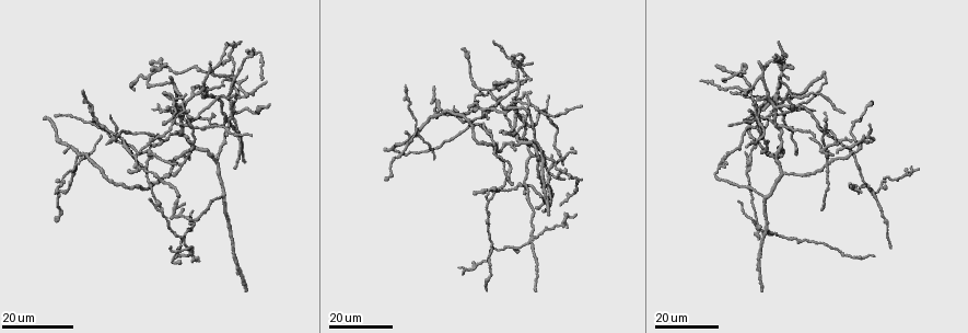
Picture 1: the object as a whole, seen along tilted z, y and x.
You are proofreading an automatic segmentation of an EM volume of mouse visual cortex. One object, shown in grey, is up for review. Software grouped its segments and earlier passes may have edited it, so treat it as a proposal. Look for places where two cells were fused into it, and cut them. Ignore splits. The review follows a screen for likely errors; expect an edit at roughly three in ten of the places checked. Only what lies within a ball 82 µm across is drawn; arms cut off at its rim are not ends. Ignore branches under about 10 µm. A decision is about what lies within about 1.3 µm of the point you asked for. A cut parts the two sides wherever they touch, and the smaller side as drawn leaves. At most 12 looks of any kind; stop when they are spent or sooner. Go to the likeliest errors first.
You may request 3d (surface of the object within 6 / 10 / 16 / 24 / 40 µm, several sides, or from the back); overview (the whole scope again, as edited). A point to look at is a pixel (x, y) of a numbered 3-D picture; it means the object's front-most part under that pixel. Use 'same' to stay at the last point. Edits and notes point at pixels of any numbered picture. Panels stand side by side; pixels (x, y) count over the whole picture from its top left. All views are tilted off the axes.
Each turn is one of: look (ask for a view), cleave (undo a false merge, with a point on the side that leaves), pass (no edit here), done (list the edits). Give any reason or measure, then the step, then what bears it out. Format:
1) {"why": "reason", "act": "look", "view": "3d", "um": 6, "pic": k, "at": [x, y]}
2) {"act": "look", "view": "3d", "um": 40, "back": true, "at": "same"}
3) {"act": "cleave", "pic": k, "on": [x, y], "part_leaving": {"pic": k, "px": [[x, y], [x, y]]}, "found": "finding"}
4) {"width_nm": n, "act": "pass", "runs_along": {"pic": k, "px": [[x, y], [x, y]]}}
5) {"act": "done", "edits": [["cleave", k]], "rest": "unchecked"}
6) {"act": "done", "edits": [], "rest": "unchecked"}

{"why": "looks like a crossing", "act": "look", "view": "3d", "um": 16, "pic": 1, "at": [196, 128]}

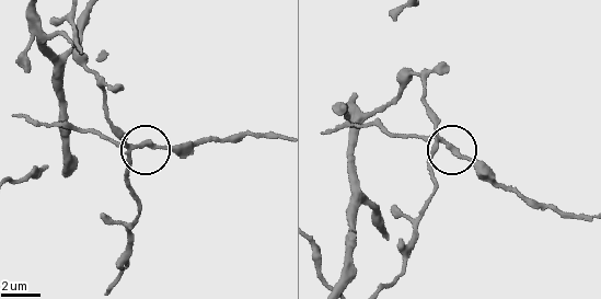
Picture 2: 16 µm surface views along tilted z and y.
{"act": "look", "view": "3d", "um": 6, "pic": 2, "at": [136, 145]}

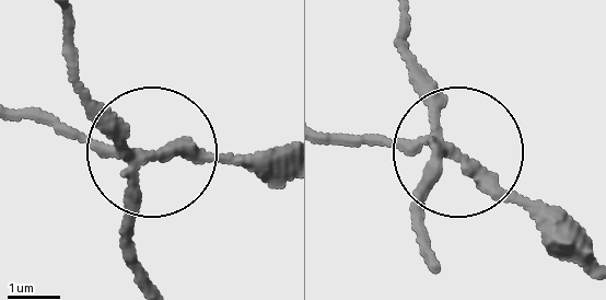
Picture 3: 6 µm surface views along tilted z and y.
{"side_arm_um": 21, "act": "cleave", "pic": 3, "on": [62, 128], "part_leaving": {"pic": 3, "px": [[132, 153], [237, 161], [280, 150]]}, "found": "two cells meet here"}

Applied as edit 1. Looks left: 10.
{"why": "four or more arms meet", "act": "look", "view": "3d", "um": 16, "pic": 1, "at": [147, 149]}

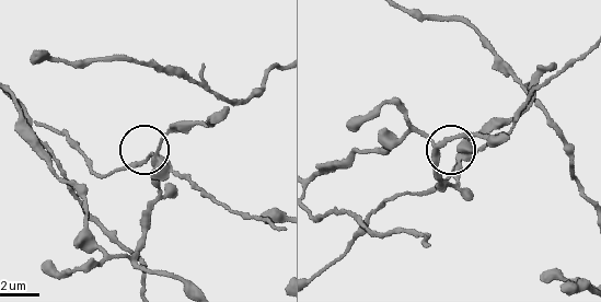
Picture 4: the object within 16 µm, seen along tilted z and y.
{"why": "zoom in", "act": "look", "view": "3d", "um": 6, "pic": 4, "at": [153, 158]}

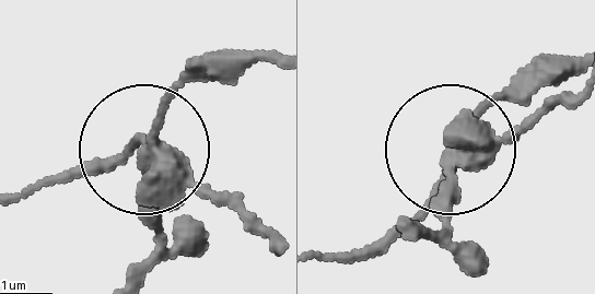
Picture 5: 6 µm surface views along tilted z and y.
{"why": "other side", "act": "look", "view": "3d", "um": 6, "back": true, "pic": 5, "at": [147, 152]}

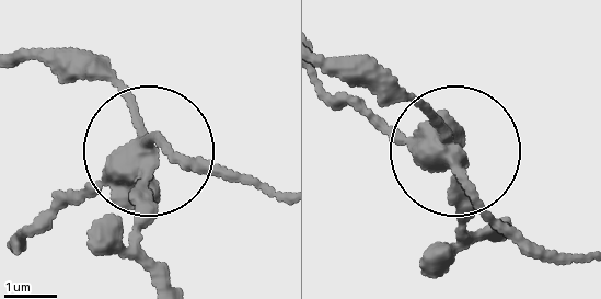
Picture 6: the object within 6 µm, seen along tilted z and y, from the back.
{"act": "cleave", "pic": 6, "on": [70, 190], "part_leaving": {"pic": 6, "px": [[127, 162], [154, 144], [280, 191]]}, "found": "a second cell is stuck on"}

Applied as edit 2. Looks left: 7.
{"why": "three arms meet", "act": "look", "view": "3d", "um": 24, "pic": 1, "at": [461, 120]}

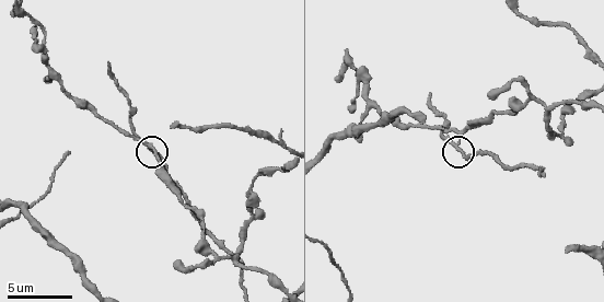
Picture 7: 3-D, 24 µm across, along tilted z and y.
{"act": "look", "view": "3d", "um": 10, "pic": 7, "at": [457, 148]}

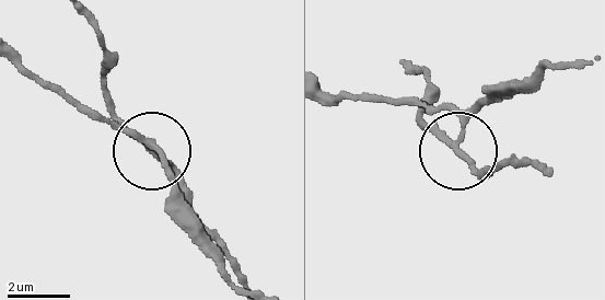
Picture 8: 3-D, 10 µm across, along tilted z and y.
{"arms": 3, "act": "cleave", "pic": 8, "on": [112, 106], "found": "two cells meet here"}

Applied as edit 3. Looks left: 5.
{"why": "three arms meet", "act": "look", "view": "3d", "um": 16, "pic": 1, "at": [826, 162]}

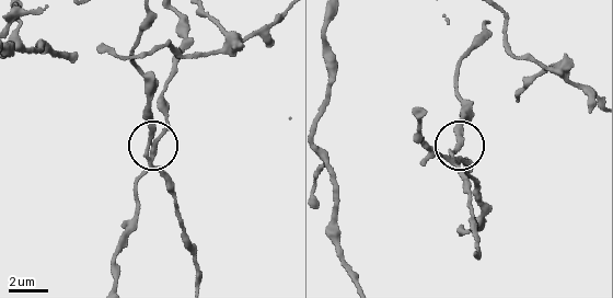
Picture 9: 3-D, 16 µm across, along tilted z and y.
{"act": "look", "view": "3d", "um": 6, "pic": 9, "at": [156, 142]}

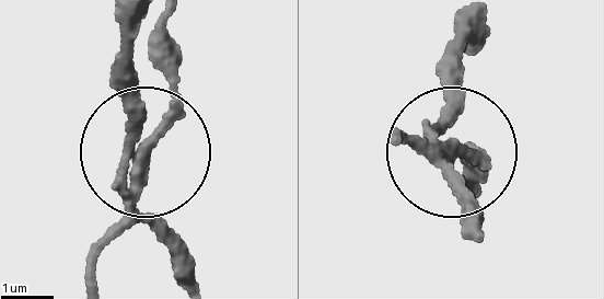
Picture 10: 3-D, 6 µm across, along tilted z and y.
{"side_arm_um": 28, "arms": 3, "act": "pass", "found": "all the same cell"}

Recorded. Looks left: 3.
{"why": "calibre changes", "act": "look", "view": "3d", "um": 16, "pic": 1, "at": [757, 102]}

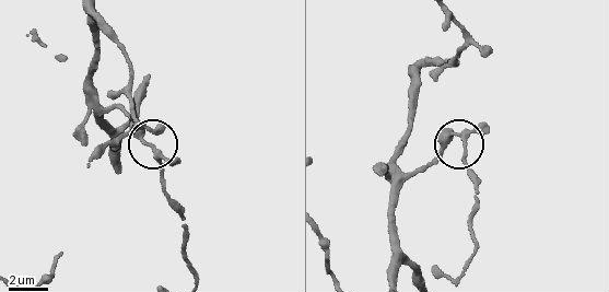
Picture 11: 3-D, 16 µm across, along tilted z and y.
{"act": "look", "view": "3d", "um": 10, "pic": 11, "at": [156, 155]}

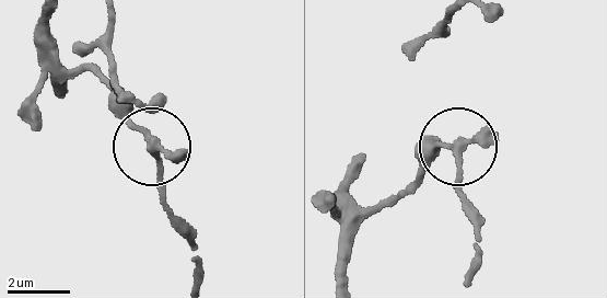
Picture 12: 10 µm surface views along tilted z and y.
{"width_nm": 210, "act": "pass", "runs_along": {"pic": 12, "px": [[348, 281], [359, 226], [439, 149], [458, 155], [462, 202]]}, "found": "continuous, no second cell"}

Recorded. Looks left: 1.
{"act": "look", "view": "3d", "um": 10, "pic": 7, "at": [531, 101]}

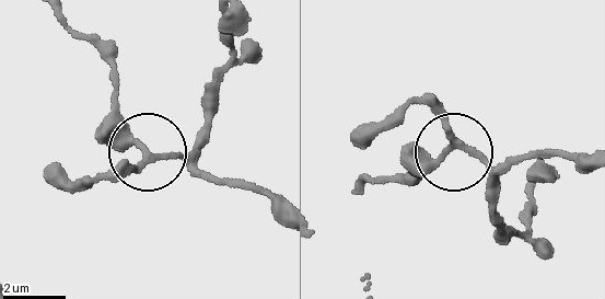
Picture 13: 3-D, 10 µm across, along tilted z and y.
{"act": "pass", "found": "one cell here"}

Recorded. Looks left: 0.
{"act": "done", "edits": [["cleave", 3], ["cleave", 6], ["cleave", 8]], "rest": "unchecked"}

